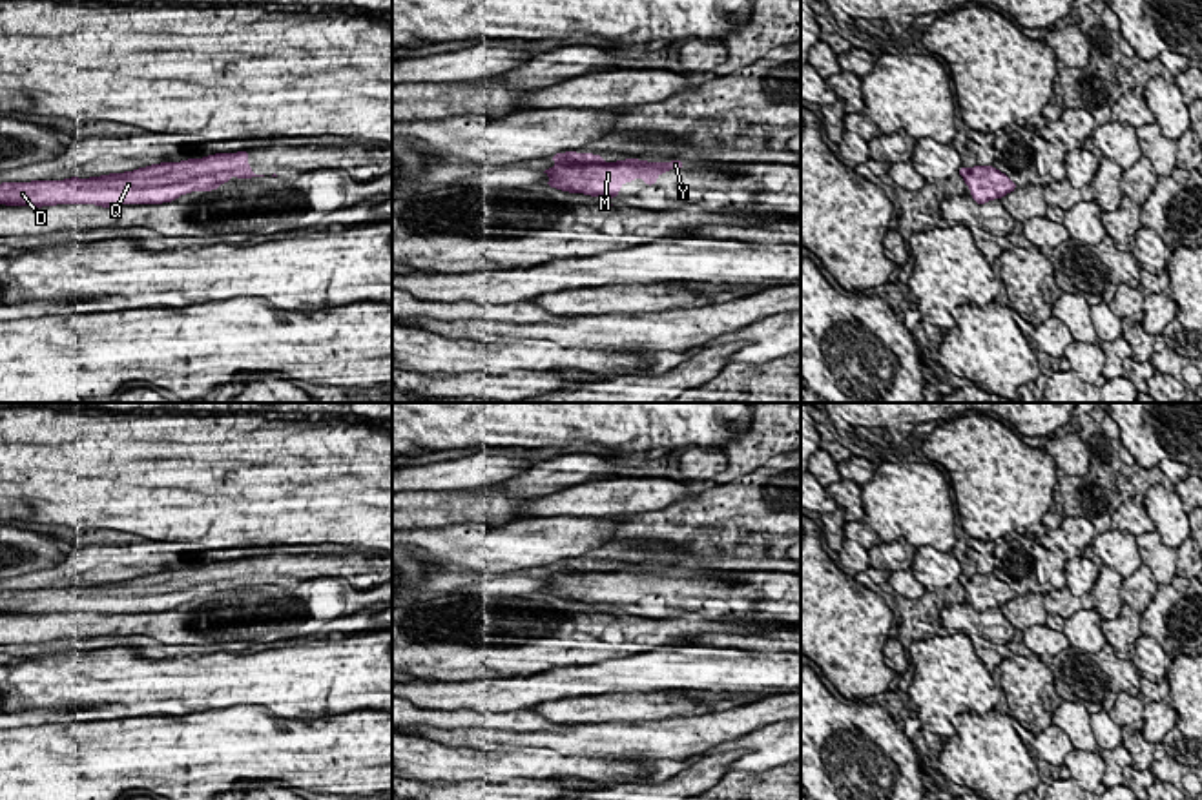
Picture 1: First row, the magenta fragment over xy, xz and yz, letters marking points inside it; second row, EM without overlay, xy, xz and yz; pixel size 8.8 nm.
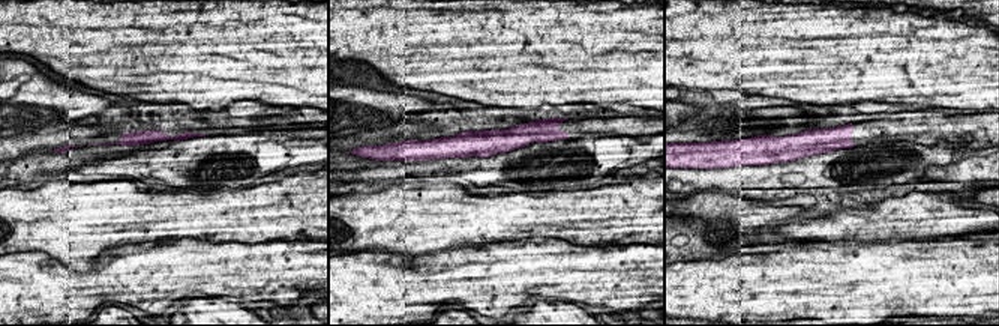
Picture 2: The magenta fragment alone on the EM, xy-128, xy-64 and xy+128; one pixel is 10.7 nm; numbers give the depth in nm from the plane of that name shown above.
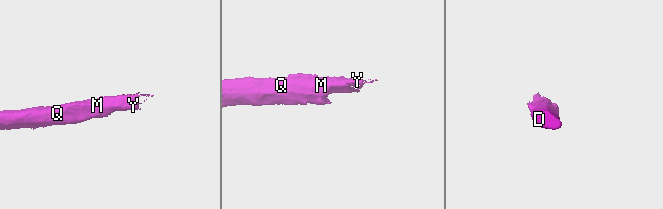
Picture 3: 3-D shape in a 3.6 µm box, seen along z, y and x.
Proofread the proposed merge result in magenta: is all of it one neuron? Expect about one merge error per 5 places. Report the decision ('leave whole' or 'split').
leave whole

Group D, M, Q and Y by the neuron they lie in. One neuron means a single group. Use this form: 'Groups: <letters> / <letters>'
Groups: D M Q Y

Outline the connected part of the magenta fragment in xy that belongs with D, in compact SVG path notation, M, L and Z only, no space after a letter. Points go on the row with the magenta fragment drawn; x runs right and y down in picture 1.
M248 151L237 153L215 153L204 159L188 159L181 162L161 162L146 168L139 168L124 173L109 173L100 177L78 179L71 177L66 180L31 180L31 182L2 182L0 184L0 204L7 206L57 206L57 204L97 204L102 208L117 204L162 204L173 202L177 197L190 191L212 191L223 182L235 179L264 177L255 175L248 166Z

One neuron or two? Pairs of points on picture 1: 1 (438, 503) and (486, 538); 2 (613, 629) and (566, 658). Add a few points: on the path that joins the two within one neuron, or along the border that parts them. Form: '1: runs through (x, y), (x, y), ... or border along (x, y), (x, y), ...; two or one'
1: border along (487, 522), (422, 529); two
2: runs through (602, 633), (577, 649); one

